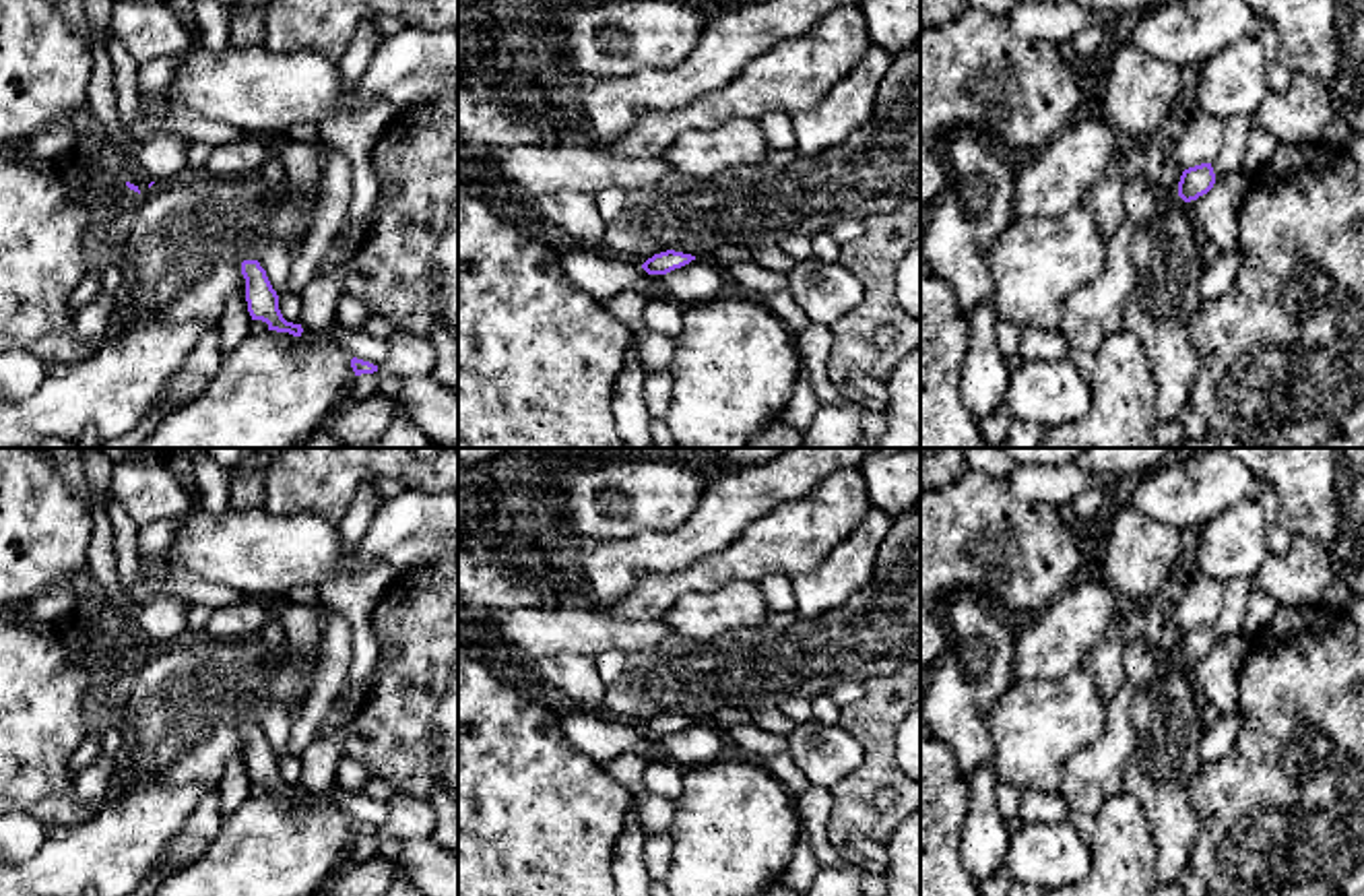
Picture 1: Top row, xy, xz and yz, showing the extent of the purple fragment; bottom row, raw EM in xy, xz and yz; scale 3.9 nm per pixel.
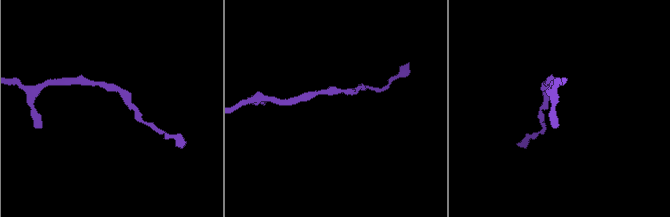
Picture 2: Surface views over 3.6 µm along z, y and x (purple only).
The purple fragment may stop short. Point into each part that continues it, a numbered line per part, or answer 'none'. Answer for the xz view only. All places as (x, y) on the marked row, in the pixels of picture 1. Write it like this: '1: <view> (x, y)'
none

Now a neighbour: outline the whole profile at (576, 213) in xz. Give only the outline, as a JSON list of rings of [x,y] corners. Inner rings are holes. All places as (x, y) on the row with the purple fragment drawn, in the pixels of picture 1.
[[[570,190],[547,192],[534,196],[532,211],[561,227],[580,248],[600,248],[607,223],[596,209],[594,194]]]

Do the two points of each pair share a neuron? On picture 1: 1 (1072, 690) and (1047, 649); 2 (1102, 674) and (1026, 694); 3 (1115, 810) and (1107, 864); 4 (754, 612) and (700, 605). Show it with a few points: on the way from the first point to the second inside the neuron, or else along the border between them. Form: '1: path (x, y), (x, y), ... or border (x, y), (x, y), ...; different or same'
1: border (1082, 663), (1057, 676), (1016, 680); different
2: border (1082, 665), (1105, 700); different
3: path (1115, 822), (1115, 851); same
4: path (741, 608), (712, 608); same

